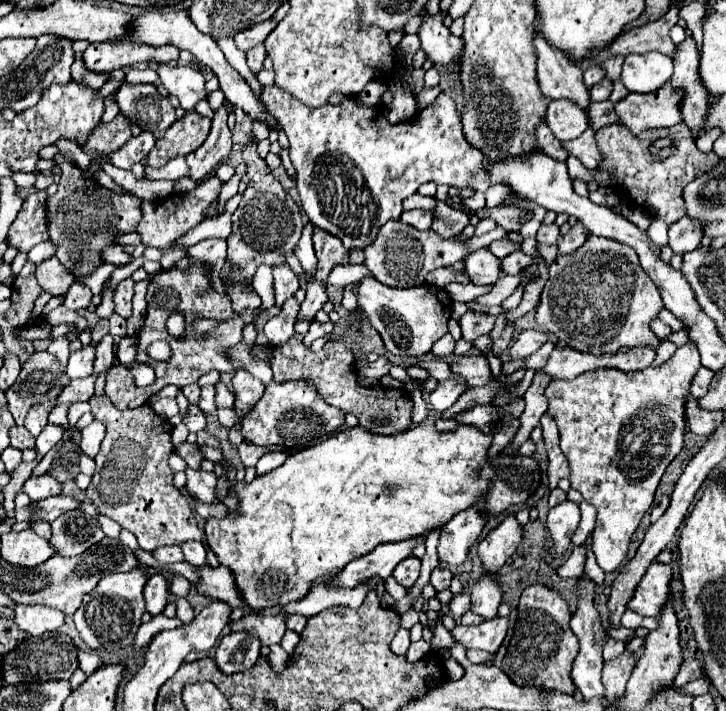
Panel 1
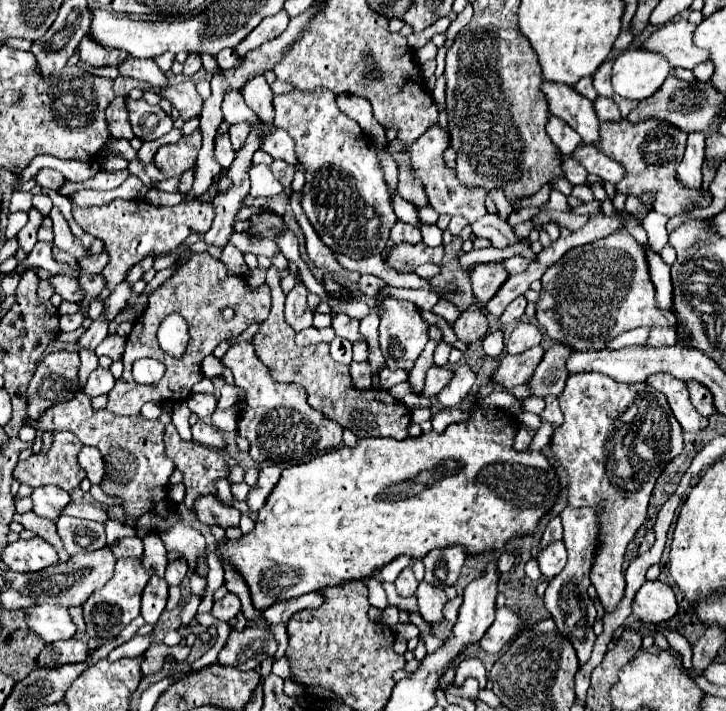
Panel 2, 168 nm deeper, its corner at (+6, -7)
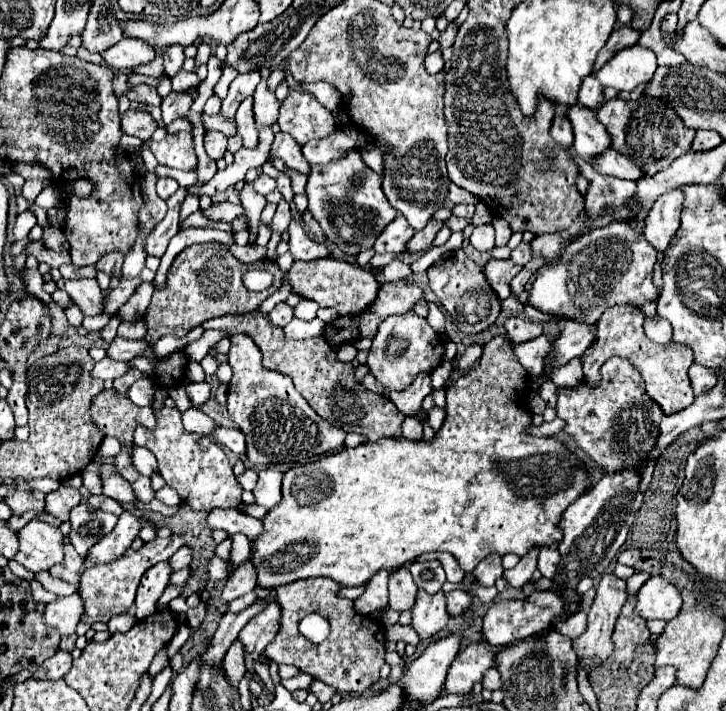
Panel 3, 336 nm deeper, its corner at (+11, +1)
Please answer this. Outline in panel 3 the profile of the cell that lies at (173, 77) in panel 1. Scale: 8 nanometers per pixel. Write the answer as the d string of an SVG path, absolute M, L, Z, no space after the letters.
M125 37L121 43L109 47L109 51L103 53L103 59L111 69L131 71L133 67L151 63L155 59L155 51L153 47L145 47L145 43L139 43L139 39Z

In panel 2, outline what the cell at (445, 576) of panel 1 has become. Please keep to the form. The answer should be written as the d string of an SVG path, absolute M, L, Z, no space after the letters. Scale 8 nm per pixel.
M420 583L418 591L416 591L416 599L418 599L418 613L420 617L428 623L428 625L438 625L444 621L444 613L442 607L446 605L448 597L444 593L444 589L440 587L432 587L428 583Z

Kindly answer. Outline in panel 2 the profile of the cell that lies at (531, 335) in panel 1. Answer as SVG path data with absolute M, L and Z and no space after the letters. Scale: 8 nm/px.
M520 321L514 327L514 331L510 333L510 337L506 341L506 349L510 355L518 355L518 353L522 353L534 345L540 345L540 339L542 339L542 333L536 325Z

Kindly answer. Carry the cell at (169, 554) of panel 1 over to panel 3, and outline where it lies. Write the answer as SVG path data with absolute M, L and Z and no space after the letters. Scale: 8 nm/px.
M181 547L181 549L169 559L169 565L171 565L173 571L185 569L189 563L191 563L191 551L189 551L189 547Z

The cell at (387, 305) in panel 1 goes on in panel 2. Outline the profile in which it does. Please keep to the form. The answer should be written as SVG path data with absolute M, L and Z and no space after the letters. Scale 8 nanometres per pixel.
M390 297L384 299L380 305L384 309L384 315L380 319L380 351L386 359L386 367L390 371L404 369L406 373L410 373L428 341L428 321L420 317L416 305L410 301L398 301Z

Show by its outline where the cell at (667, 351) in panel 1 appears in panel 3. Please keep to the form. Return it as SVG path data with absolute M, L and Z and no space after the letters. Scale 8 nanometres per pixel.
M611 307L609 311L605 311L605 315L601 315L597 323L597 343L589 347L583 355L583 373L587 381L595 383L599 379L601 363L605 363L611 357L629 359L643 373L647 395L661 405L665 415L673 415L695 401L695 395L687 377L687 369L693 363L693 351L673 341L665 345L653 343L645 335L643 323L645 323L645 315L637 307Z

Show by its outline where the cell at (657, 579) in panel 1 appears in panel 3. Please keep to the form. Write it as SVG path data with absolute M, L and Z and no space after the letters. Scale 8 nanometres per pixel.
M651 577L643 583L637 595L635 611L643 619L671 621L681 609L681 595L677 587L663 577Z

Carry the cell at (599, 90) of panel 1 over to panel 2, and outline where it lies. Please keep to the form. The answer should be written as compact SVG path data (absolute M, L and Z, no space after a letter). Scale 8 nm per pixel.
M606 59L606 63L602 63L598 67L598 71L594 73L594 87L598 91L598 95L604 97L612 97L612 85L610 85L610 71L612 71L612 59Z

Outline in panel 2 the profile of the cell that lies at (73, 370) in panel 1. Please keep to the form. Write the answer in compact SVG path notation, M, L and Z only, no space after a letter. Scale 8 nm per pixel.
M102 311L100 317L96 321L92 321L92 325L86 329L86 333L80 339L80 347L88 347L88 349L96 349L102 339L108 335L108 321L106 321L106 313Z

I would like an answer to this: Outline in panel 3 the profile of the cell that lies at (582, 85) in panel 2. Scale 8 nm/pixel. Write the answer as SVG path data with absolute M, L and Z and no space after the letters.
M587 75L579 87L579 105L597 109L603 103L601 95L603 95L603 85L597 81L595 75Z

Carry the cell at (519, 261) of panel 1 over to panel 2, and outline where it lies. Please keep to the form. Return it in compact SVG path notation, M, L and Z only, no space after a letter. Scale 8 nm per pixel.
M512 257L512 259L504 261L504 265L506 265L506 269L510 271L510 275L516 275L516 273L526 271L526 267L528 267L528 259L524 259L524 257Z

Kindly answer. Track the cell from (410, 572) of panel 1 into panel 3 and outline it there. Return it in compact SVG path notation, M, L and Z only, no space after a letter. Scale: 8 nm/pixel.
M407 565L391 571L387 609L395 609L395 611L411 609L415 603L415 593L417 593L417 585L413 583L413 577L411 577Z

